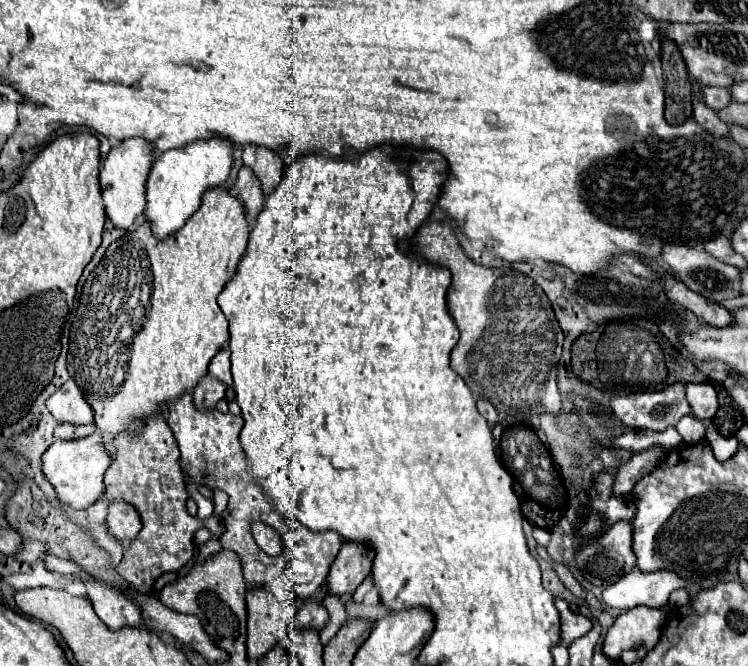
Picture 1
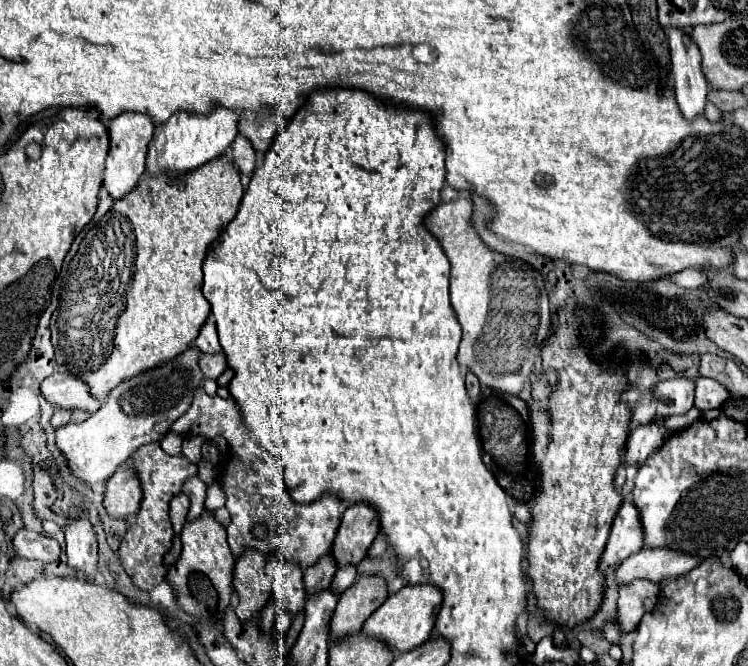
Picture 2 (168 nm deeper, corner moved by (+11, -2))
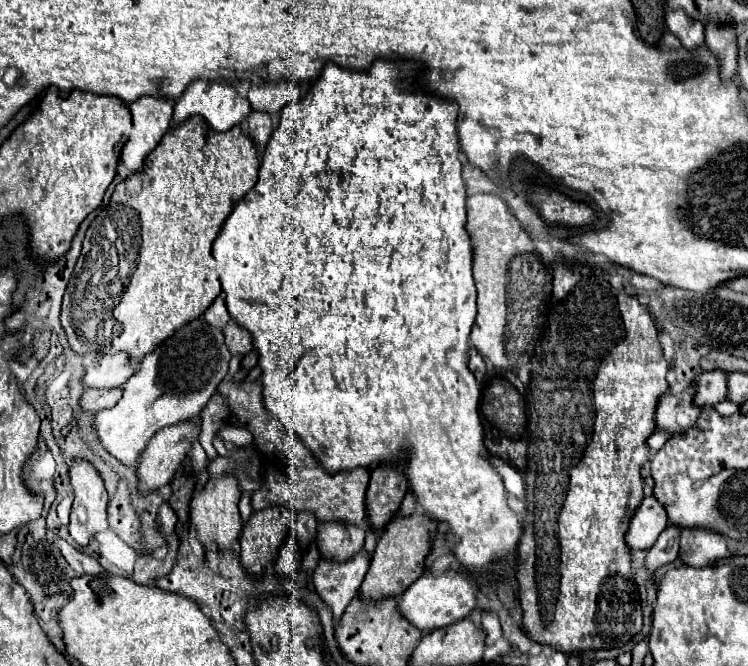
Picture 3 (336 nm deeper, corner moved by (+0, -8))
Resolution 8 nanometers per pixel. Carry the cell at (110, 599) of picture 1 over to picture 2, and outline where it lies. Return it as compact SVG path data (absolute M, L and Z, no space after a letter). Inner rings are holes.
M87 514L73 516L67 522L67 526L65 526L65 542L67 542L69 564L73 568L77 568L79 572L87 572L93 578L97 574L97 538L95 538L95 530L93 530L93 524L89 522Z

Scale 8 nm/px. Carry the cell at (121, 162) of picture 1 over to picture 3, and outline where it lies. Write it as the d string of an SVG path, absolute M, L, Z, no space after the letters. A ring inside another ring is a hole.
M144 96L130 106L132 114L132 134L122 148L120 162L132 172L142 172L146 156L158 148L164 134L172 124L172 100L160 100L152 96Z

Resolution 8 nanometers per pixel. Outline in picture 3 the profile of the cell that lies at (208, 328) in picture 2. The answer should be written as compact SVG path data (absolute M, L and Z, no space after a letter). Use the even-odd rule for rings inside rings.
M220 294L220 296L216 298L216 302L206 310L204 320L210 322L212 328L224 330L224 324L228 324L228 320L230 320L228 310L226 310L226 304L224 304L224 294Z

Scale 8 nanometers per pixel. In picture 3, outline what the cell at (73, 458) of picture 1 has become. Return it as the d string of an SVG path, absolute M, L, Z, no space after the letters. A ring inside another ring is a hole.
M204 318L192 320L140 362L138 372L134 372L124 384L122 398L114 408L102 410L94 416L92 426L98 442L124 466L136 464L138 456L158 430L200 416L208 400L216 394L218 384L224 380L228 362L230 352L224 344L224 334L218 328L208 326Z

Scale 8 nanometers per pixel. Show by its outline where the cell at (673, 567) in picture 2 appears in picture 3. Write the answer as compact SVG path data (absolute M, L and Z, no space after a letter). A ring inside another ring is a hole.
M684 530L680 534L678 558L686 566L704 568L728 556L730 552L726 548L726 540L720 534L714 534L710 530Z

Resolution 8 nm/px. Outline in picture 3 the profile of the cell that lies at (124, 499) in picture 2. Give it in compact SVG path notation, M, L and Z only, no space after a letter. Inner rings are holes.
M200 418L184 422L184 424L178 424L174 428L164 428L164 430L158 432L158 436L154 436L148 442L148 448L142 452L142 456L138 460L138 466L136 466L138 492L142 496L146 496L146 494L150 494L154 490L160 490L162 486L172 482L176 472L180 470L180 464L184 462L184 456L186 456L190 444L192 444L192 440L196 440L198 434L200 434Z

